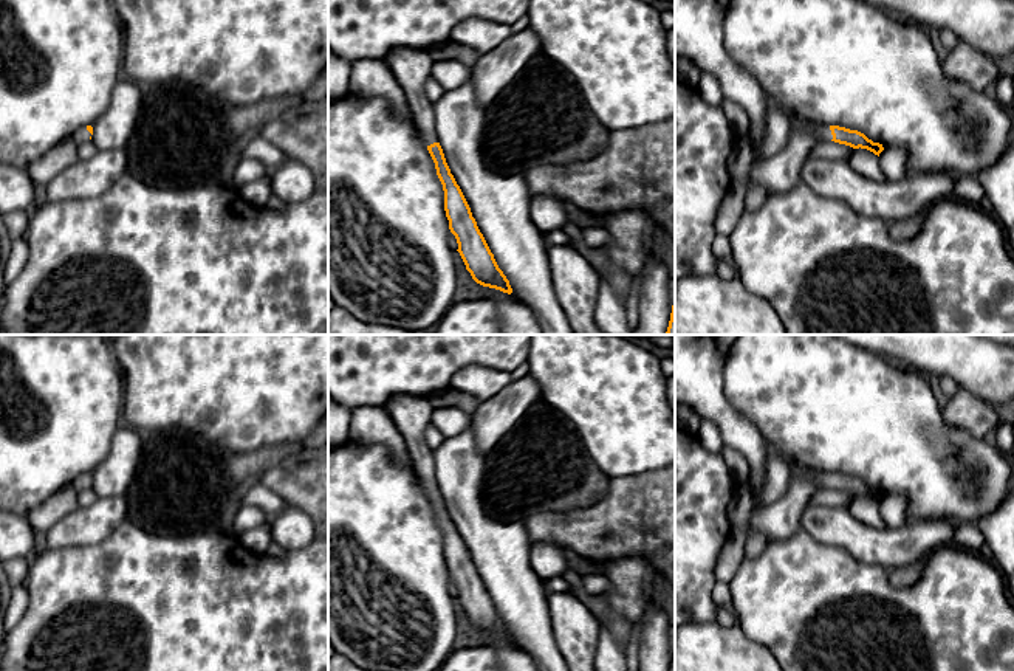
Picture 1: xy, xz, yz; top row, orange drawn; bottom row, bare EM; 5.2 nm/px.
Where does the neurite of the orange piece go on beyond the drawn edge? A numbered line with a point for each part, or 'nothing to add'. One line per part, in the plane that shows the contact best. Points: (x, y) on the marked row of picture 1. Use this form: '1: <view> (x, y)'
1: yz (821, 130)

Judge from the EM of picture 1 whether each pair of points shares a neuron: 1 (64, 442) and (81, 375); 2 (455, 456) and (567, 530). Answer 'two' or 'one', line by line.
1: one
2: two

